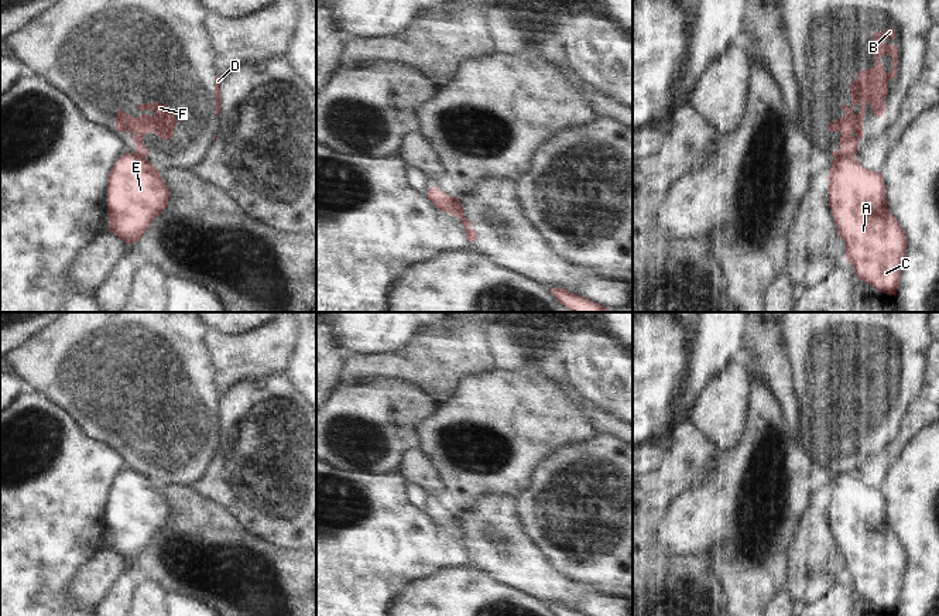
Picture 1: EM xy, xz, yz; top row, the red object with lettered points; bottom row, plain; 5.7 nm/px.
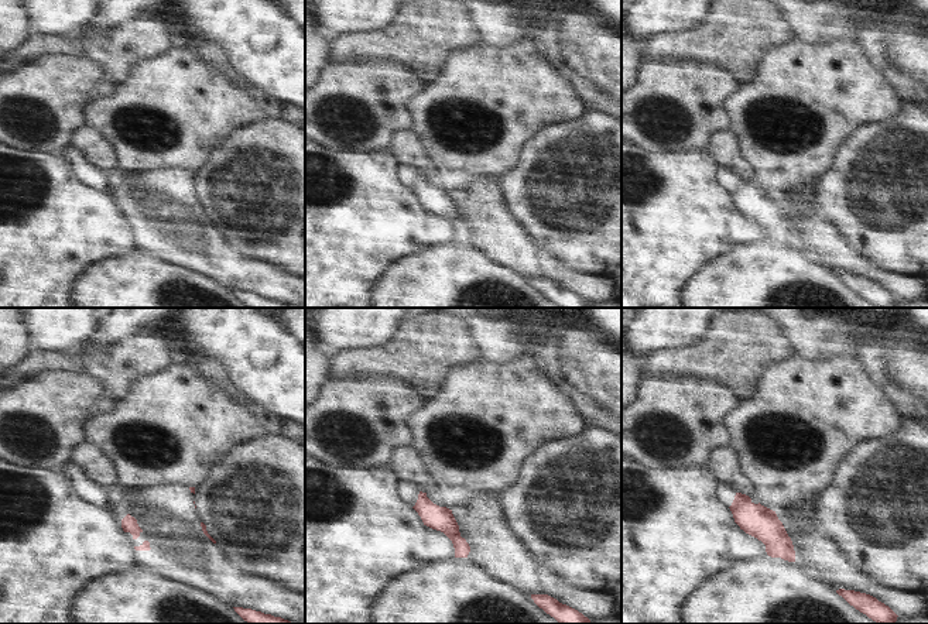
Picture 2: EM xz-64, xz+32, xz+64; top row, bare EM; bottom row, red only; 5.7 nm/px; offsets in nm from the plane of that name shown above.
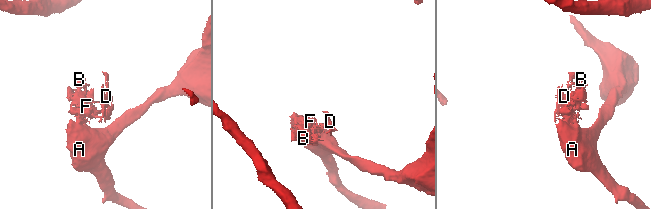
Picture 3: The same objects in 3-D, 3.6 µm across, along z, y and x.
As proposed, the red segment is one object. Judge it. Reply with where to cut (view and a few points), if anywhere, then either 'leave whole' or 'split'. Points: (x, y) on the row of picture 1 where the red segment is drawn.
yz (853, 156), (838, 156), (835, 158) | split

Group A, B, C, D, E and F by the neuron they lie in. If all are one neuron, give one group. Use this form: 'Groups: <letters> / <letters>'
Groups: A C E / B D F.

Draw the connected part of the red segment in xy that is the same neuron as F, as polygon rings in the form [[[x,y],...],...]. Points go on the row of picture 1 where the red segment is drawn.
[[[144,103],[136,106],[137,110],[152,110],[155,114],[141,114],[138,119],[121,112],[116,113],[116,130],[130,131],[131,140],[136,143],[136,154],[145,158],[148,154],[147,147],[143,144],[144,136],[154,131],[162,140],[174,137],[174,129],[178,119],[168,110],[167,105]]]

